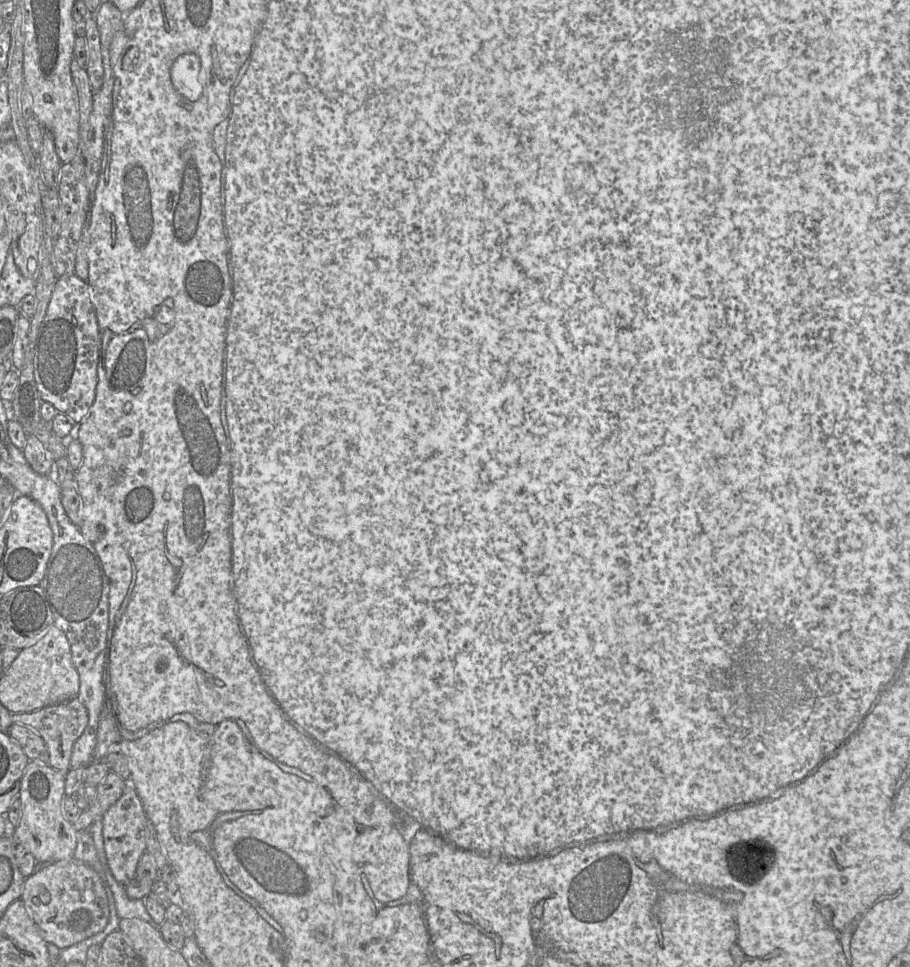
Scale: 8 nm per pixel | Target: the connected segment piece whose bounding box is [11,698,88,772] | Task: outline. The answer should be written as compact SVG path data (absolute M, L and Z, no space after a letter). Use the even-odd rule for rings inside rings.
M78 698L46 706L33 712L11 714L11 717L14 724L29 727L43 738L49 753L48 763L50 766L62 772L70 770L74 744L88 724L87 709Z

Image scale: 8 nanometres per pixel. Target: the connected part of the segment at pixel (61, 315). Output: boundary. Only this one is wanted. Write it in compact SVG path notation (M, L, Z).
M74 273L60 278L37 334L30 340L28 335L28 359L40 399L52 404L59 413L67 415L75 423L80 423L87 416L95 400L100 344L100 327L90 285Z

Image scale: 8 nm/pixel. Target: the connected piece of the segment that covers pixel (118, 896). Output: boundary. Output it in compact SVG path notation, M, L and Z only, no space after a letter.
M101 865L98 873L107 890L112 894L116 915L123 918L140 919L148 923L154 923L151 916L148 914L142 899L130 899L124 889L124 884L118 883L113 877L109 868Z

